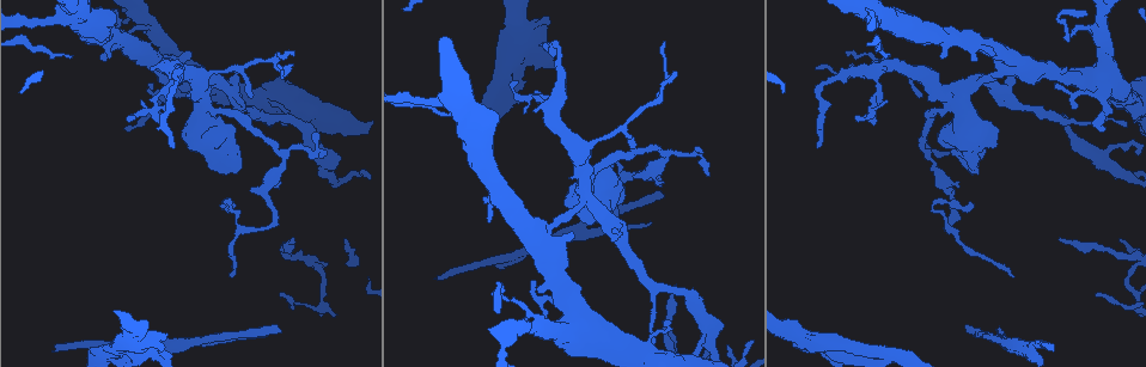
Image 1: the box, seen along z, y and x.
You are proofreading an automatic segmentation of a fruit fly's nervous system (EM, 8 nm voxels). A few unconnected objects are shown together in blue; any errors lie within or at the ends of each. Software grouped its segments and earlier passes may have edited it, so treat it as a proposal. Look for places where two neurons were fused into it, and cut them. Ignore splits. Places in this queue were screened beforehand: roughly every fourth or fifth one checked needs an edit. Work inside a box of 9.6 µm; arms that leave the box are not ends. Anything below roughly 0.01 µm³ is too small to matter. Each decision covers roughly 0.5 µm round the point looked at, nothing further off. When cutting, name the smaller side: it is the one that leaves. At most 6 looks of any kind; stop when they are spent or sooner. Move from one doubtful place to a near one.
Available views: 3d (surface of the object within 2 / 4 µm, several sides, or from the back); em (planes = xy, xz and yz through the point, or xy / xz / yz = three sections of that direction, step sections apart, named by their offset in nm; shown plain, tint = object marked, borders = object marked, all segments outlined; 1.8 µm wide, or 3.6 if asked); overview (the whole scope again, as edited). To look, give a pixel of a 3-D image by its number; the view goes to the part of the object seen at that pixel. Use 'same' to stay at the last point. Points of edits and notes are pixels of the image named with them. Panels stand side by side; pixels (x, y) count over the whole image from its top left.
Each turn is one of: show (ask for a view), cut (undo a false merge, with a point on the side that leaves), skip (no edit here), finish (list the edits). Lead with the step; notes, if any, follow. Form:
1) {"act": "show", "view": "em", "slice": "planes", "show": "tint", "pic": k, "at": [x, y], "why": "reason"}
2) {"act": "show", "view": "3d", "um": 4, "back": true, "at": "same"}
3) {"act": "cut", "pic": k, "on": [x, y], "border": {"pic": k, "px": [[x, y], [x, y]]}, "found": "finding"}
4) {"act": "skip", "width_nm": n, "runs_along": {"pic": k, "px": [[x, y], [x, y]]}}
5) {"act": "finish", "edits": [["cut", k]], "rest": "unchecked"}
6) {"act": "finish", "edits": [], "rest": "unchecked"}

{"act": "show", "view": "3d", "um": 4, "pic": 1, "at": [282, 155], "why": "thick turns thin"}

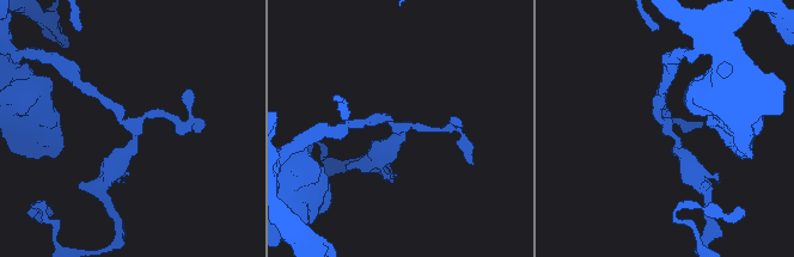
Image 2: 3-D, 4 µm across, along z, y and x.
{"act": "show", "view": "em", "slice": "yz", "step": 16, "show": "tint", "pic": 2, "at": [128, 123], "arms": 3, "why": "need the tissue"}

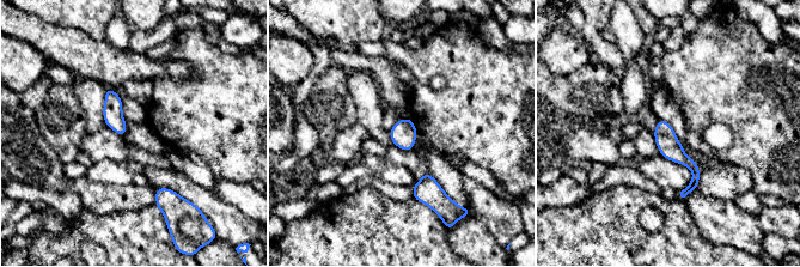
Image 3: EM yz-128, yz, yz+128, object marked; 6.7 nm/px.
{"act": "show", "view": "em", "slice": "planes", "show": "tint", "at": "same", "why": "another direction"}

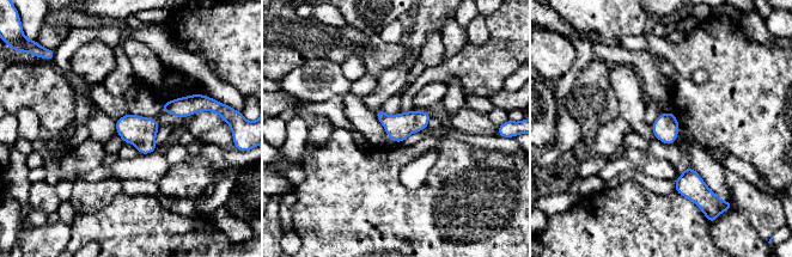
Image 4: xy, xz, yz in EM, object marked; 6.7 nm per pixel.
{"act": "skip", "found": "all the same neuron"}

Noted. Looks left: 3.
{"act": "show", "view": "em", "slice": "planes", "show": "borders", "pic": 1, "at": [959, 98], "why": "small branch off a trunk"}

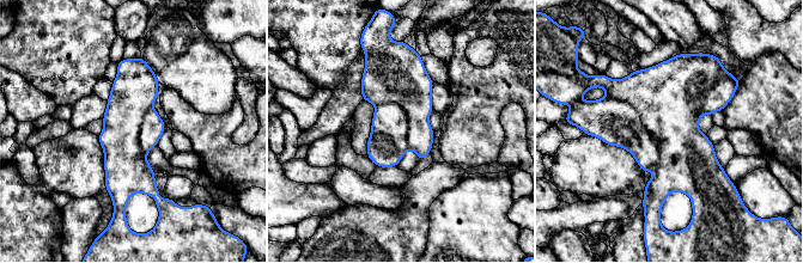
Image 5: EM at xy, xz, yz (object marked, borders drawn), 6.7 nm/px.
{"act": "cut", "pic": 5, "on": [668, 98], "width_nm": 380, "part_leaving": {"pic": 5, "px": [[139, 60], [122, 118], [120, 200]]}, "found": "a second neuron is stuck on"}

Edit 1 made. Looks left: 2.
{"act": "finish", "edits": [["cut", 5]], "rest": "unchecked"}

